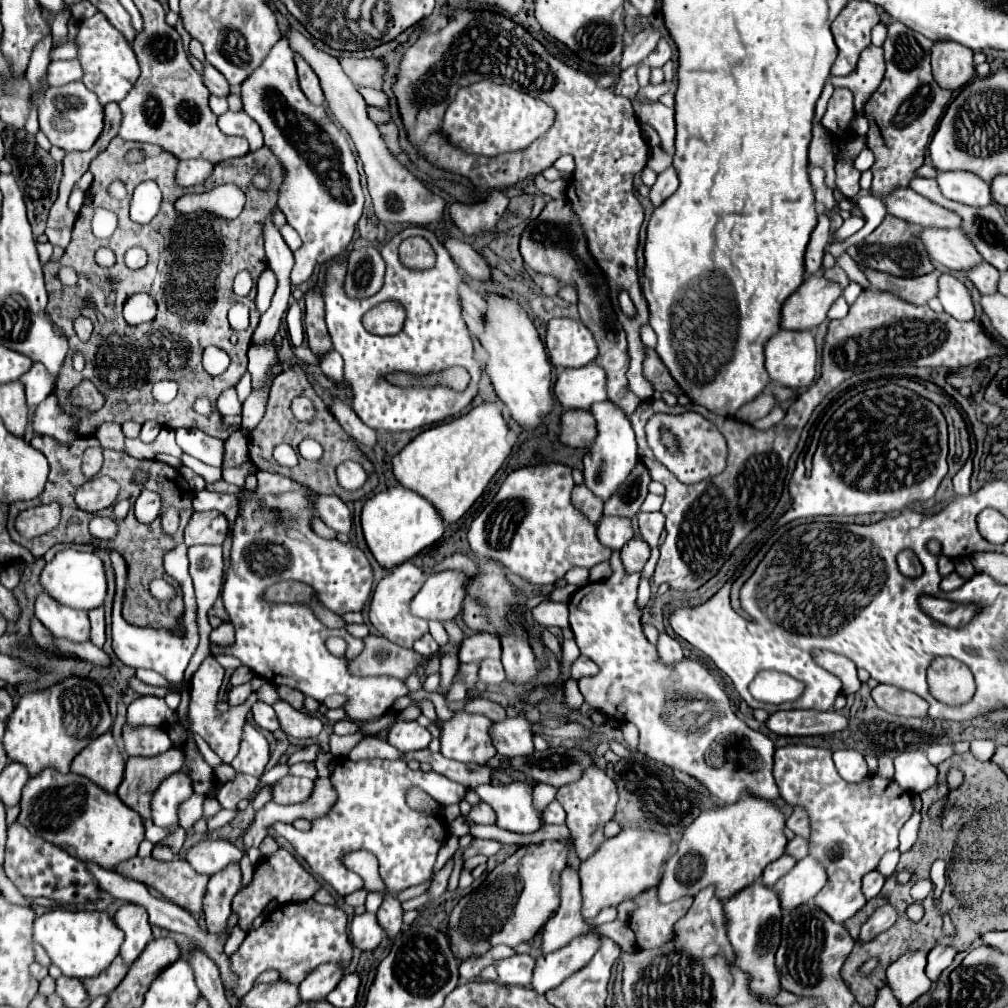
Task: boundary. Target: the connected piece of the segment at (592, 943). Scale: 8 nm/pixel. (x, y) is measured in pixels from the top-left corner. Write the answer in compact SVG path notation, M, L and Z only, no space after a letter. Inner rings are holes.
M590 933L582 939L574 939L574 943L570 943L570 947L564 947L562 951L554 951L546 957L540 957L534 967L530 989L538 995L544 995L562 979L566 979L566 975L572 975L574 971L578 971L578 967L584 967L592 959L596 949L598 933Z

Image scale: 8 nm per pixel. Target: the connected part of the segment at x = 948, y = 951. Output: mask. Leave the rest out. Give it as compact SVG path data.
M936 945L930 953L928 953L928 965L926 965L926 975L934 981L938 979L938 975L952 963L952 959L956 957L956 947L952 945Z

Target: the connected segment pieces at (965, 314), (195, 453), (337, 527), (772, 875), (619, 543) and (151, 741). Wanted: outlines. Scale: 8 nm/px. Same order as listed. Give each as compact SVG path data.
M944 273L938 279L938 295L936 295L948 315L952 315L956 321L972 321L974 319L974 305L970 299L970 293L964 283L960 283L956 277Z
M178 429L176 431L176 443L180 449L196 459L200 459L206 465L220 467L222 465L222 447L224 443L220 439L214 439L198 429Z
M318 495L318 515L336 533L350 533L352 515L350 509L336 495Z
M782 855L780 859L772 861L772 863L764 869L764 873L762 873L762 881L774 885L774 883L776 883L782 875L786 875L794 865L796 865L796 859L794 859L792 855Z
M606 519L598 525L598 539L610 551L620 551L632 539L632 525L628 519Z
M124 727L124 741L128 755L142 757L154 757L172 747L168 733L162 731L160 727L136 727L136 729Z

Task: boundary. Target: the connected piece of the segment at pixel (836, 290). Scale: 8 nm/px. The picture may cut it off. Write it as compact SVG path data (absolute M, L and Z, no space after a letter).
M810 275L782 305L782 327L792 331L816 329L840 295L842 287L838 283L824 275Z

